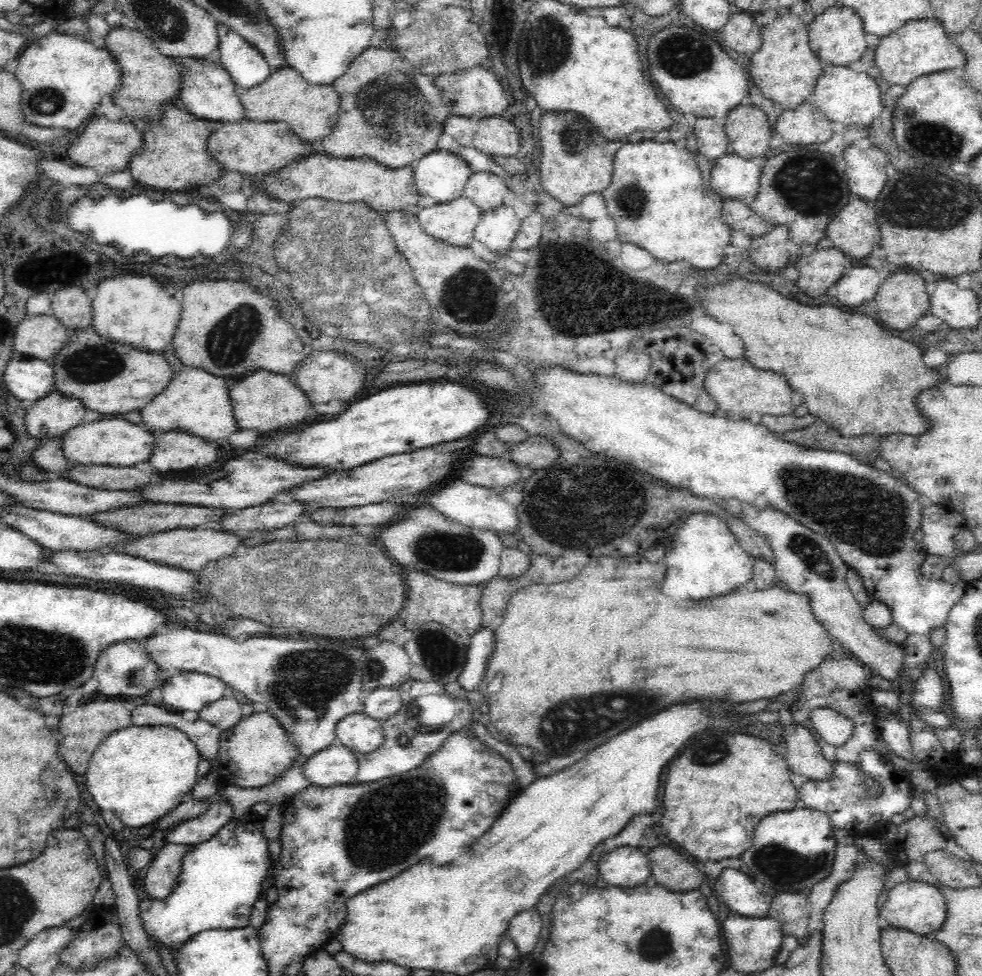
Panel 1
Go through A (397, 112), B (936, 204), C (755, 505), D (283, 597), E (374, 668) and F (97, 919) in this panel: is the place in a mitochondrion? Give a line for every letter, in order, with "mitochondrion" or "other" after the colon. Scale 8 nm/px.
A: mitochondrion
B: mitochondrion
C: other
D: other
E: mitochondrion
F: other

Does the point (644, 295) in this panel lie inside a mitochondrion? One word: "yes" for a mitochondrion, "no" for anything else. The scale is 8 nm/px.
yes

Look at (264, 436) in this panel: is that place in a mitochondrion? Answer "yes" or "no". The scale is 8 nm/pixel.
no

